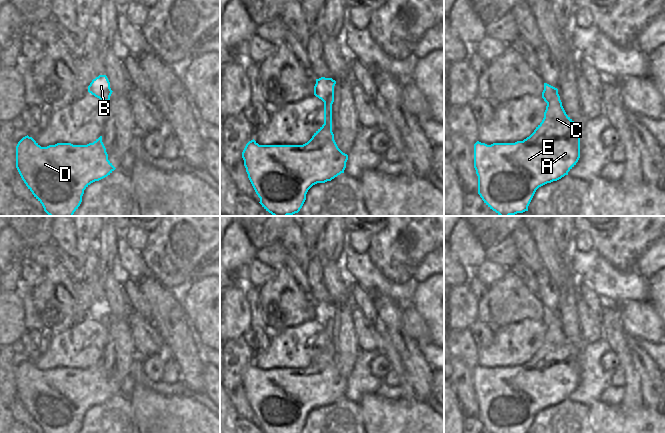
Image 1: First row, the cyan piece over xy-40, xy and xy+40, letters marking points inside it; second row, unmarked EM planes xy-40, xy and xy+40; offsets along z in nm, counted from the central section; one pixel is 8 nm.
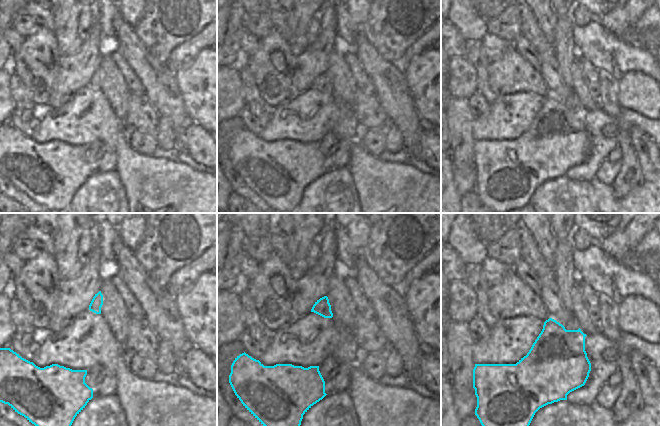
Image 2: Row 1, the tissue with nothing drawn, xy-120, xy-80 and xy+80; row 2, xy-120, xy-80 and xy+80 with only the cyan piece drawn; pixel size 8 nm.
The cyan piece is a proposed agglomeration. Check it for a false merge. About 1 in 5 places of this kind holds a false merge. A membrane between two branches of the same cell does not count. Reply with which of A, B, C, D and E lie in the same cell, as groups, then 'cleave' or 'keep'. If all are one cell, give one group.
groups A B C D E; keep

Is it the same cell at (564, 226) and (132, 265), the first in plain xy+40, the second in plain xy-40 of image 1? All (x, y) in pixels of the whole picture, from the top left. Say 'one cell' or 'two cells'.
two cells

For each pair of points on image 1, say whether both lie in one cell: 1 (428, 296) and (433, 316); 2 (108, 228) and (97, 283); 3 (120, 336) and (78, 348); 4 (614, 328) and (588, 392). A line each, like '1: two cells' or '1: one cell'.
1: one cell
2: one cell
3: two cells
4: two cells

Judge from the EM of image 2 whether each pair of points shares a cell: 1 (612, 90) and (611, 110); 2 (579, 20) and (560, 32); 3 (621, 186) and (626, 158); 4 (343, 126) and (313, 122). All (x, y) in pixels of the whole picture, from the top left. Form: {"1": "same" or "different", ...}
{"1": "same", "2": "different", "3": "same", "4": "different"}

